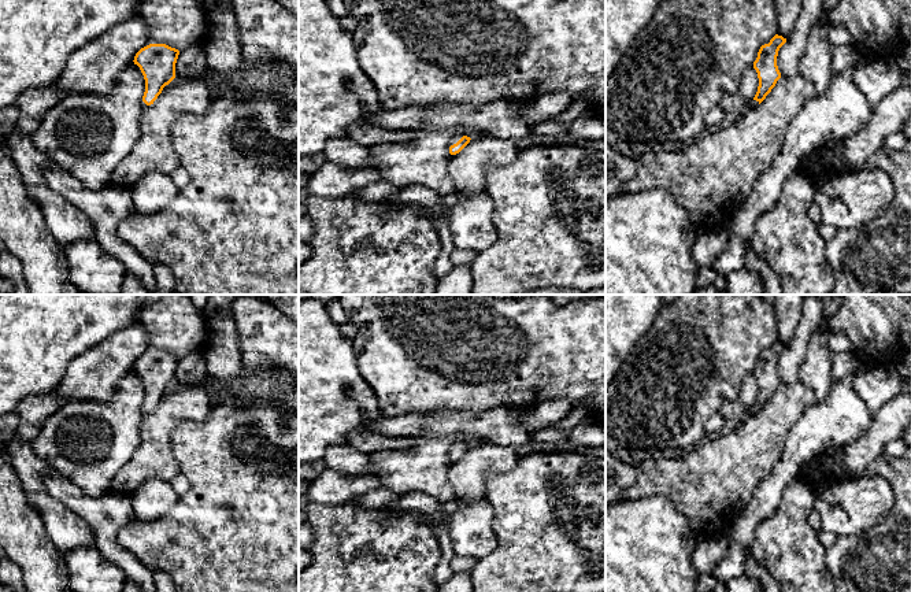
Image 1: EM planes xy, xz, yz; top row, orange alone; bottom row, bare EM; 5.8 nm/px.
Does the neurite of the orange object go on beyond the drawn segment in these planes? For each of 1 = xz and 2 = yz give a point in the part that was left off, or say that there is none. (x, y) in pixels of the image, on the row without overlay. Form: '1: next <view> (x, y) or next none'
1: next xz (458, 441)
2: next yz (752, 410)

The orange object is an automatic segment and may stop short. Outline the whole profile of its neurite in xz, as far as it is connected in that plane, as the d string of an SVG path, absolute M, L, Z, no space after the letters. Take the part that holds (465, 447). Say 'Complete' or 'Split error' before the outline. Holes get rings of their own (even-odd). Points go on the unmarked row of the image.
Split error. M455 437L453 443L449 447L449 460L459 460L469 449L470 444L467 444L462 437Z

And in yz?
Split error. M775 341L769 351L760 354L758 365L753 369L753 375L758 380L759 393L755 404L747 410L747 415L741 422L737 422L736 429L751 415L760 411L766 403L775 393L781 385L781 380L777 373L777 363L779 355L786 349L786 345Z

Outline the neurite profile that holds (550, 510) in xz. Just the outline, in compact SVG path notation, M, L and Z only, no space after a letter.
M525 451L507 473L490 473L485 481L485 499L492 506L495 548L478 559L471 571L471 592L606 592L606 459L570 452Z

